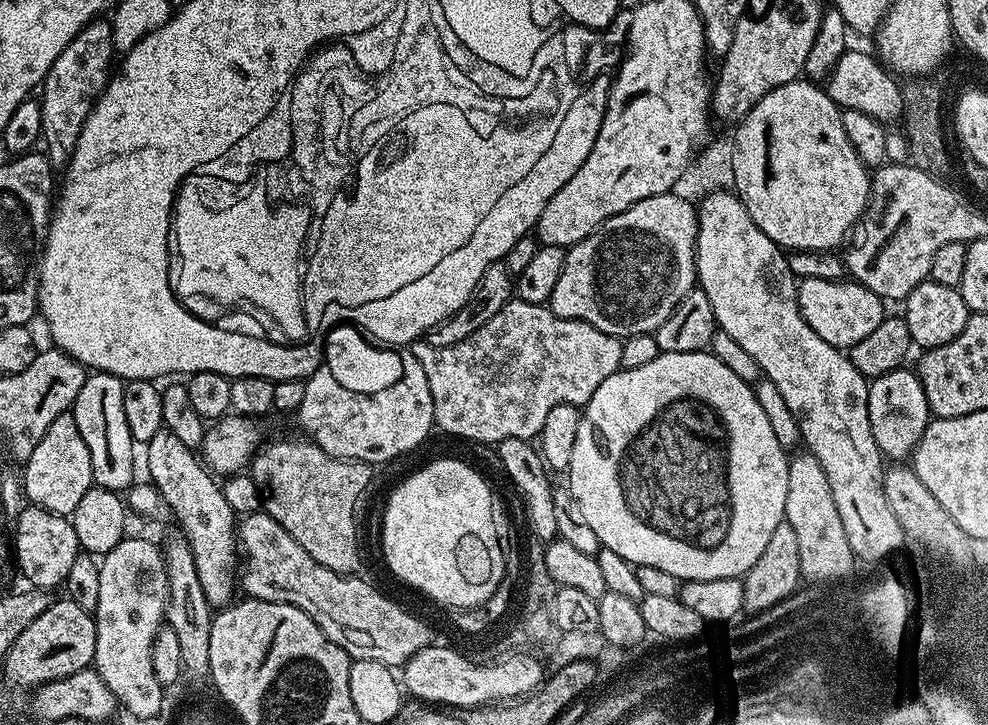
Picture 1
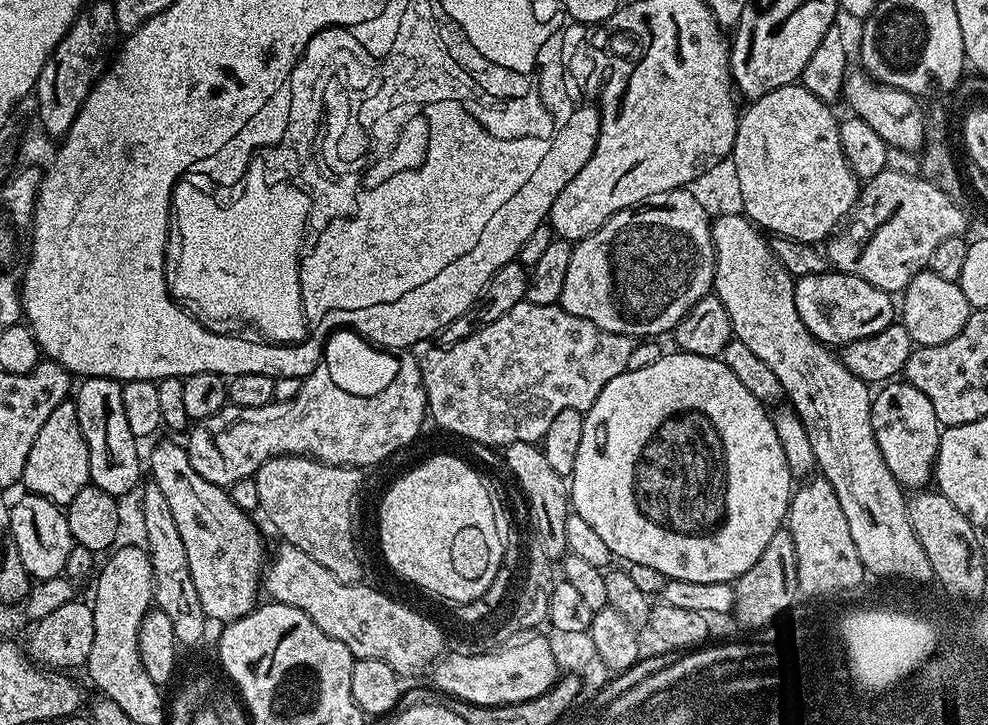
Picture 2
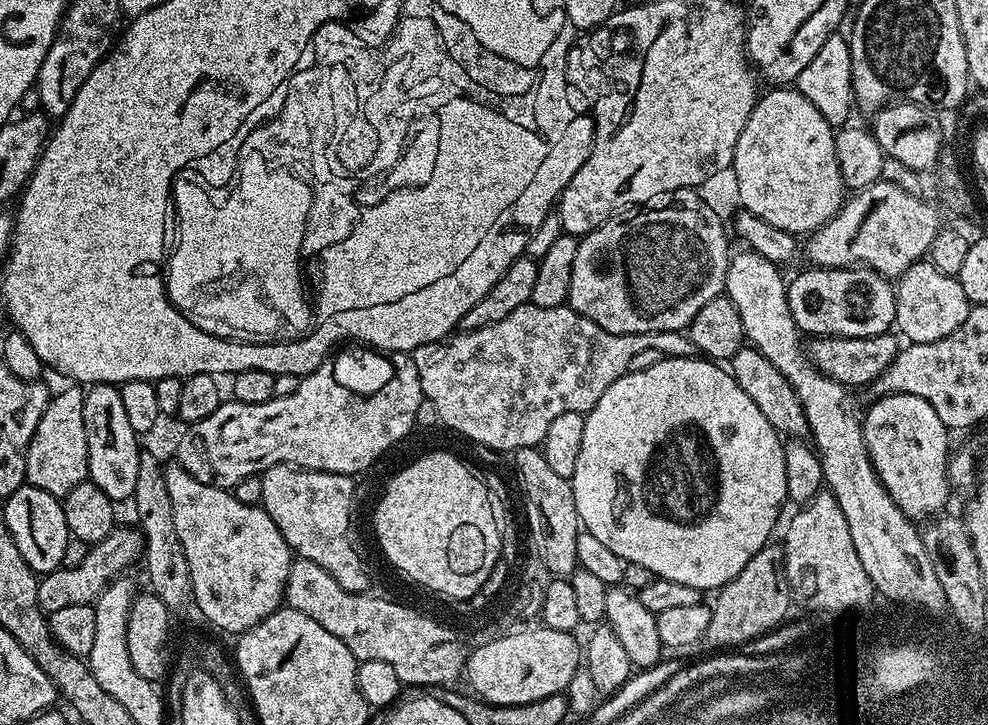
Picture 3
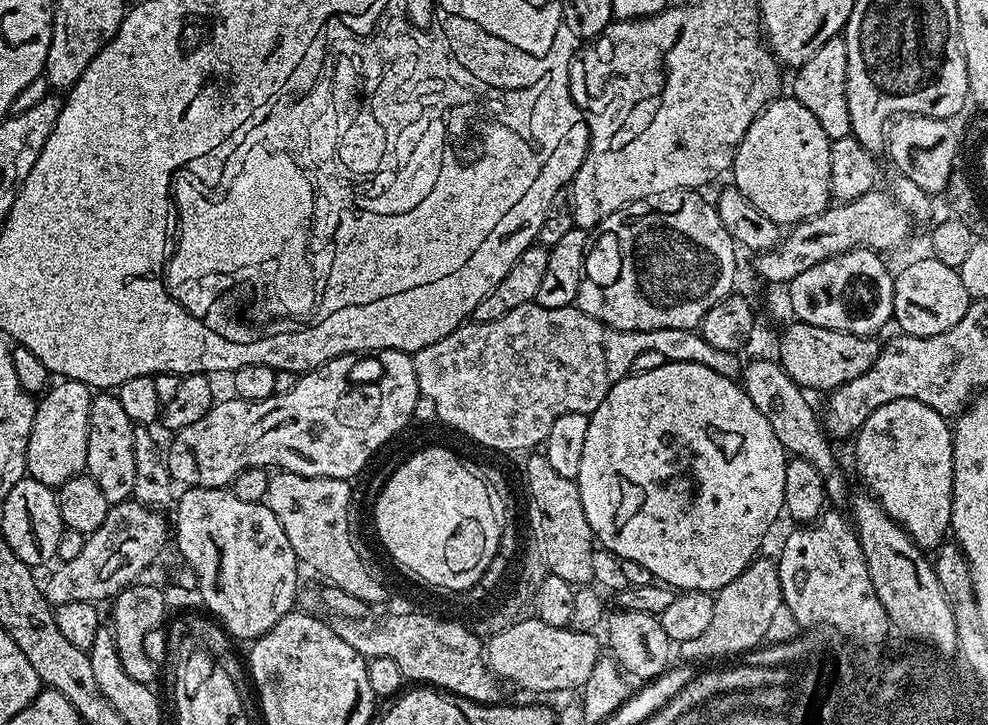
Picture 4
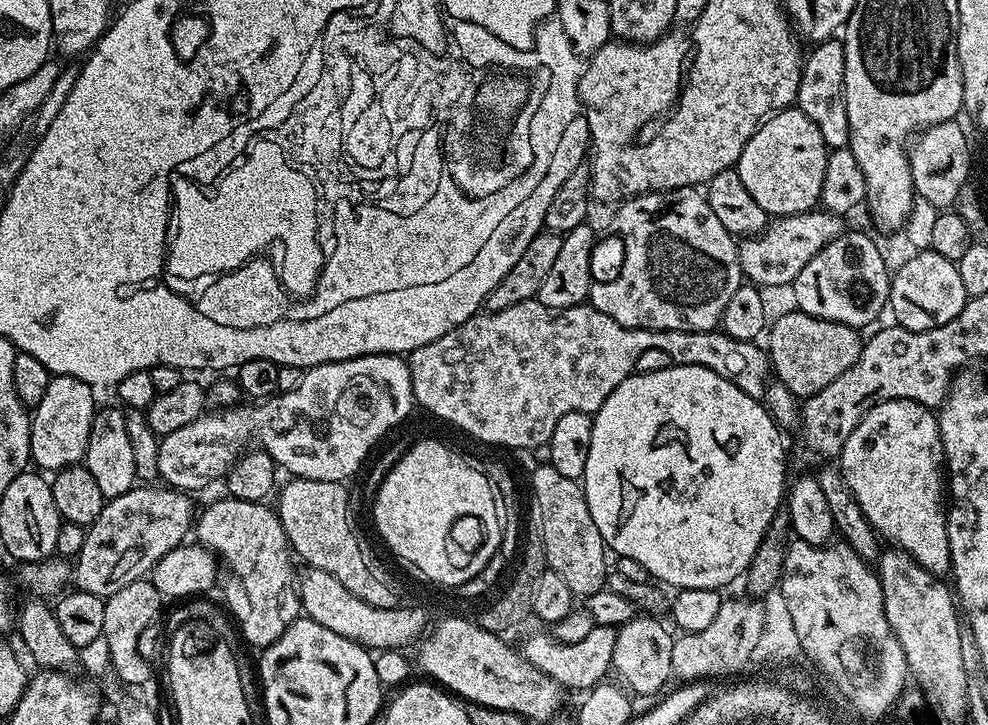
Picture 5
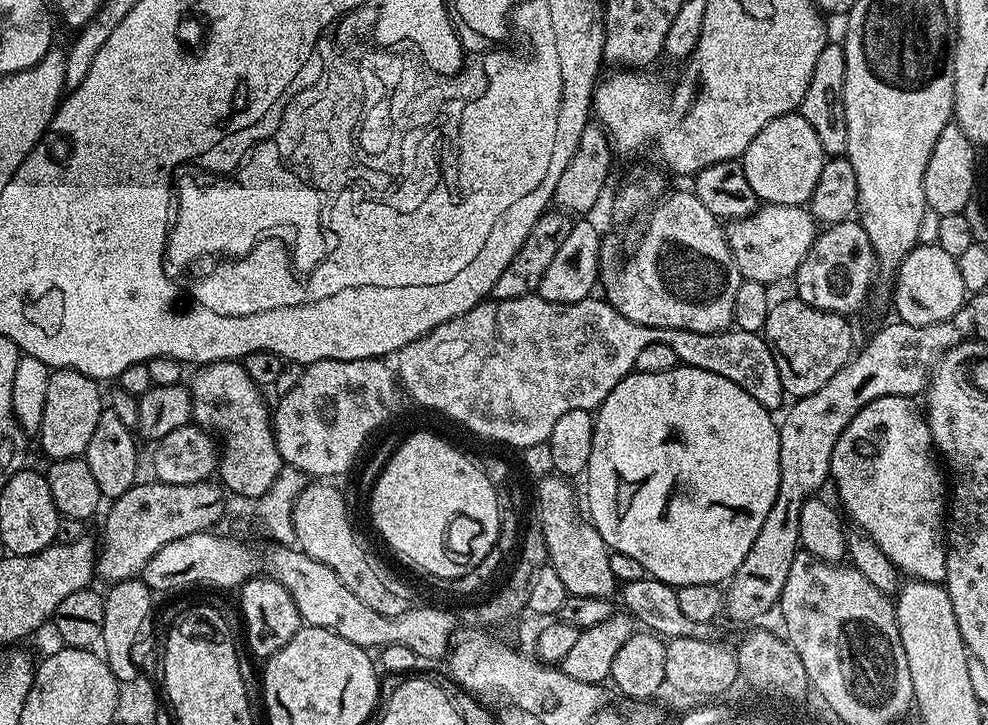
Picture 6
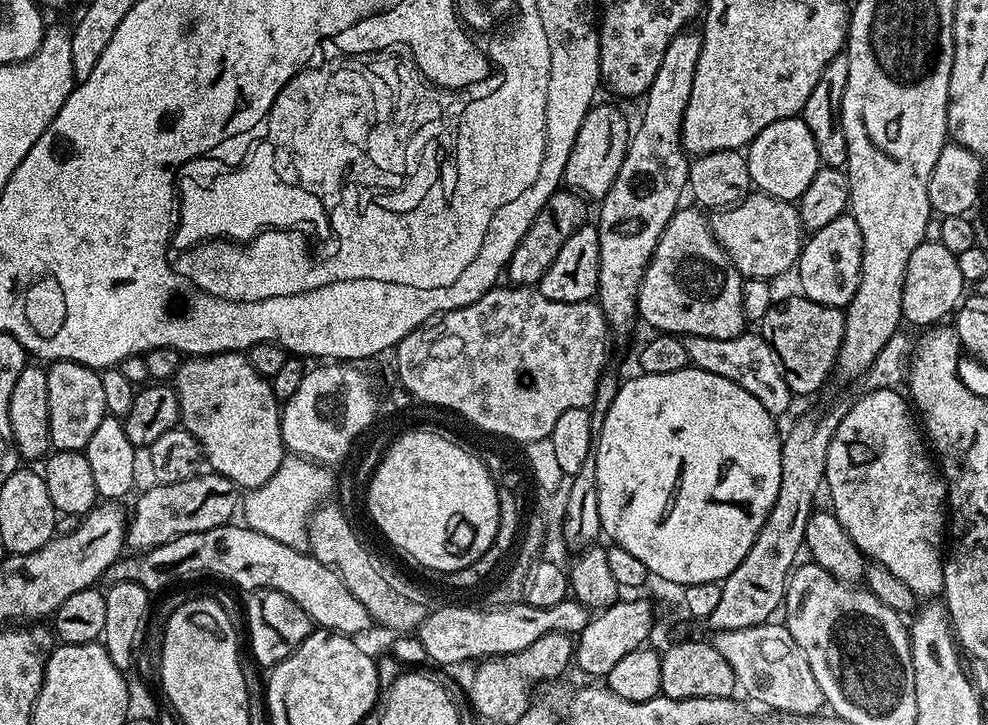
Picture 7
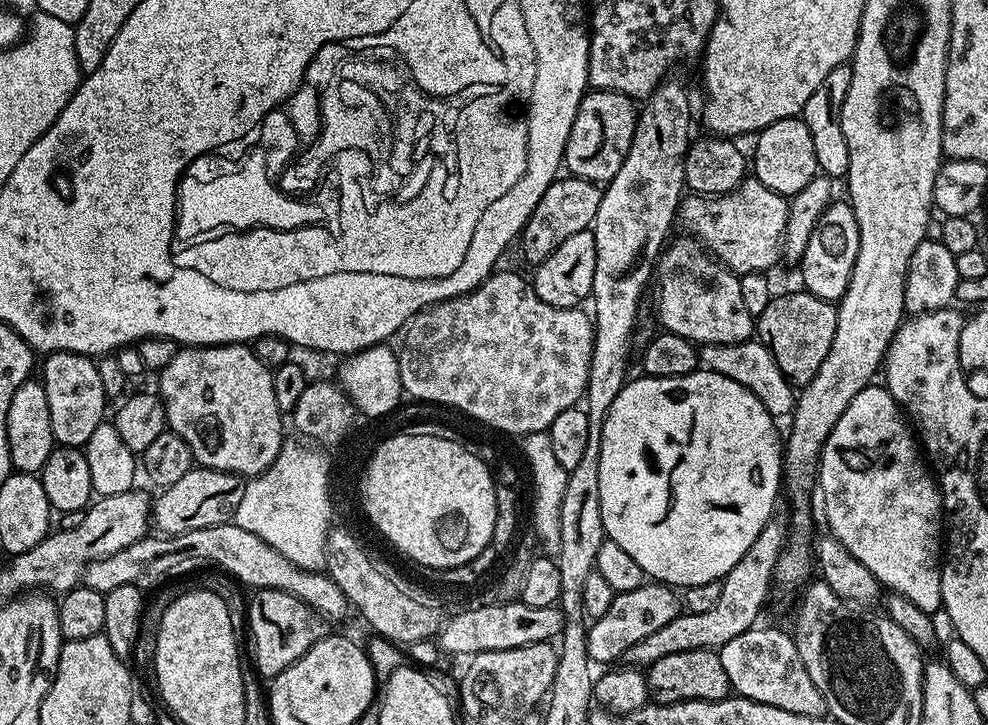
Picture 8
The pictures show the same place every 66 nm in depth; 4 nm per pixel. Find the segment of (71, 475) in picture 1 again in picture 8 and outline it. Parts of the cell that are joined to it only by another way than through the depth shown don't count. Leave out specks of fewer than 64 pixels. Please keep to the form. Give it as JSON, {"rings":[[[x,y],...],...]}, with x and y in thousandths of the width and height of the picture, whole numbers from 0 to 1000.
{"rings":[[[51,486],[44,497],[43,528],[47,538],[47,554],[51,554],[53,606],[58,614],[67,618],[84,619],[91,599],[95,599],[95,593],[99,593],[99,588],[107,579],[105,574],[107,548],[97,497],[92,491],[74,486]]]}

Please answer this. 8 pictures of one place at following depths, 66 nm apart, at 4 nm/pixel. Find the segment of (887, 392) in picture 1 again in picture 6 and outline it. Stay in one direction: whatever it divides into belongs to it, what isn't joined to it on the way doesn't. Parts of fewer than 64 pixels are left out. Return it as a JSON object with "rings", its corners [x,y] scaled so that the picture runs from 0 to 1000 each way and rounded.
{"rings":[[[898,546],[872,560],[872,566],[864,571],[860,588],[852,593],[845,612],[844,626],[841,628],[840,657],[854,694],[856,712],[858,705],[857,716],[862,716],[861,721],[865,727],[885,742],[893,764],[897,764],[897,770],[901,770],[901,775],[905,775],[905,781],[916,796],[936,800],[942,806],[955,806],[960,768],[957,657],[945,622],[936,570],[932,564],[930,568],[923,557],[926,556],[918,546]]]}

